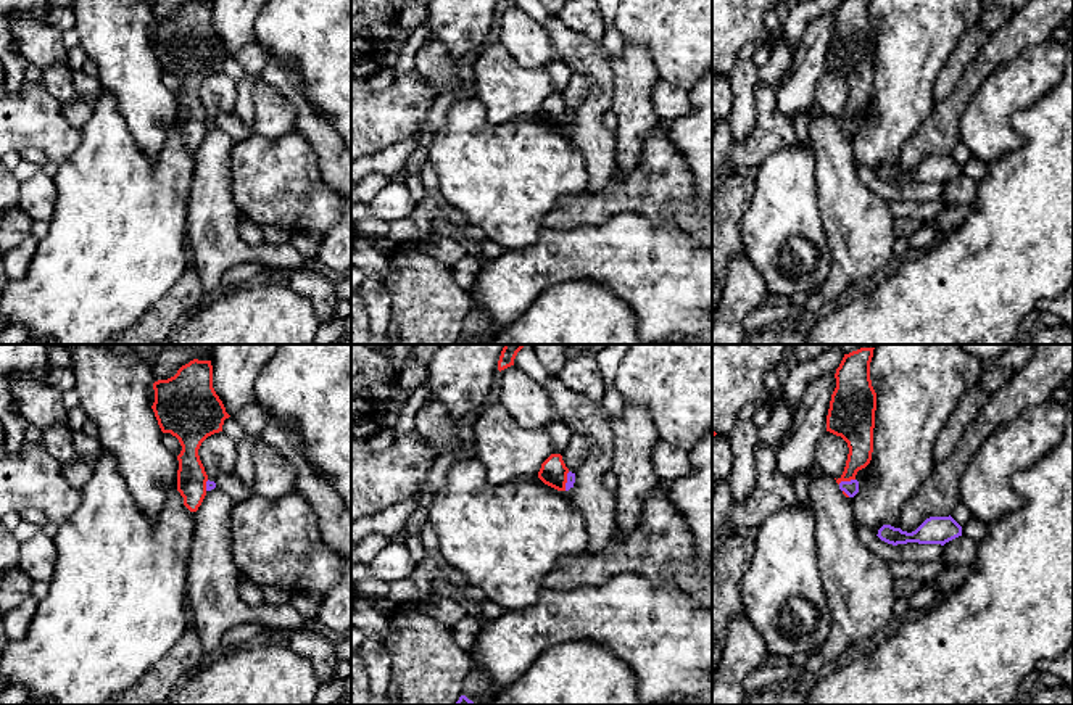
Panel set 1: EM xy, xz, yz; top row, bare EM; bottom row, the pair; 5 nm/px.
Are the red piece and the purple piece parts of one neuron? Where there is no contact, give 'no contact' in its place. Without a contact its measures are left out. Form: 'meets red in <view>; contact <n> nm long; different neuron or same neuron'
meets red in yz; contact 90 nm long; different neuron

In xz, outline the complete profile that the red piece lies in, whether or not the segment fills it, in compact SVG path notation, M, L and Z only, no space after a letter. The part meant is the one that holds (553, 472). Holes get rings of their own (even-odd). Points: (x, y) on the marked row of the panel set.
M551 454L543 464L538 472L538 478L557 489L566 491L569 468L566 467L561 454Z

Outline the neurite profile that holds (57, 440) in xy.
M52 425L42 430L44 449L60 464L74 464L79 456L72 447L72 431L68 425Z

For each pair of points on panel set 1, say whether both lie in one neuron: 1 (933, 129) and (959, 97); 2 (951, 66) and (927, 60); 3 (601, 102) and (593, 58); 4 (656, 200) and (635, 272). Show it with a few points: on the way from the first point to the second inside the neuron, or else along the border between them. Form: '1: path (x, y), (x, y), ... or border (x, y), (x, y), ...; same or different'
1: path (941, 121), (954, 105); same
2: border (952, 52), (938, 74), (933, 90), (935, 102); different
3: path (601, 90), (598, 70); same
4: border (613, 216), (643, 214), (672, 224), (685, 234); different

